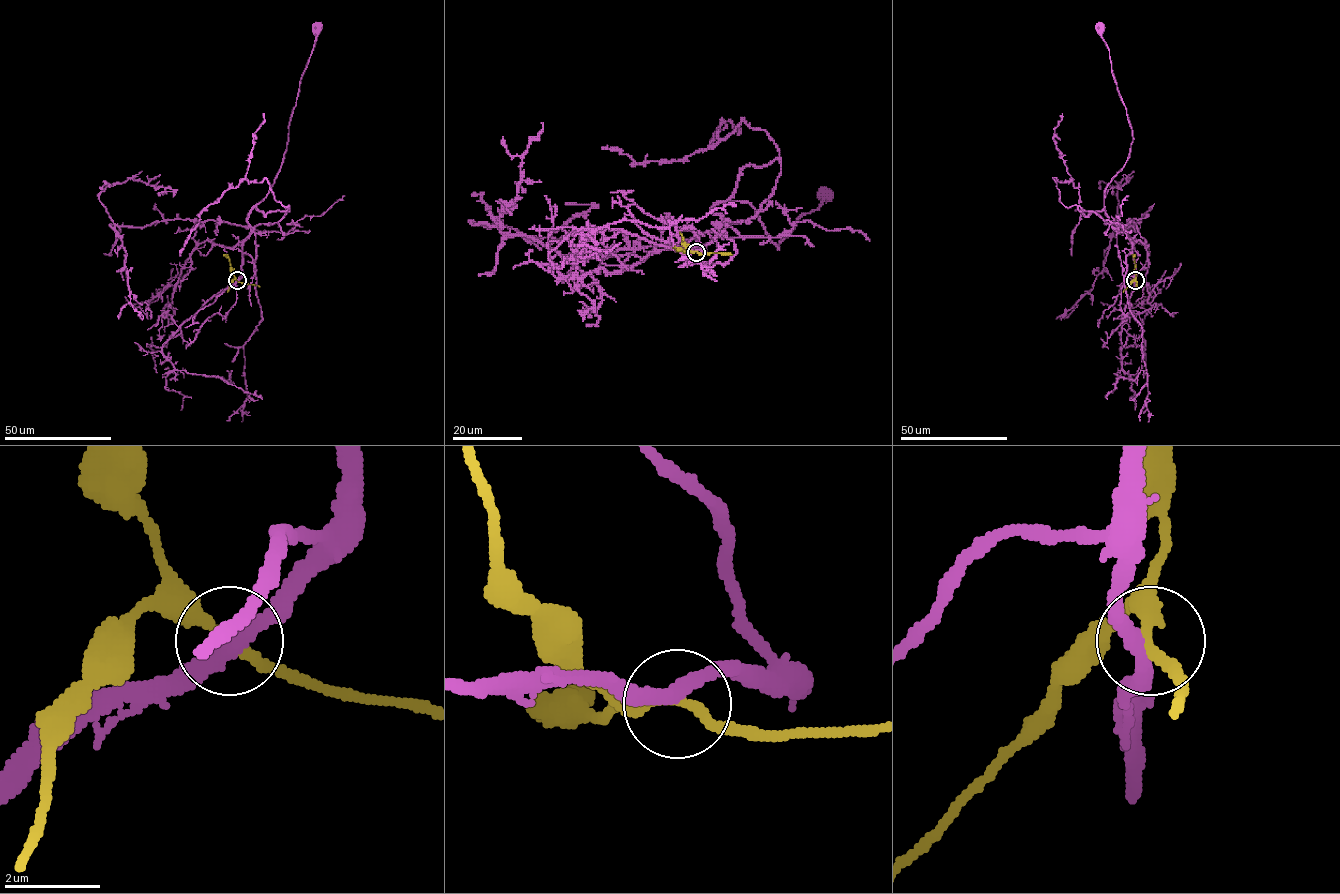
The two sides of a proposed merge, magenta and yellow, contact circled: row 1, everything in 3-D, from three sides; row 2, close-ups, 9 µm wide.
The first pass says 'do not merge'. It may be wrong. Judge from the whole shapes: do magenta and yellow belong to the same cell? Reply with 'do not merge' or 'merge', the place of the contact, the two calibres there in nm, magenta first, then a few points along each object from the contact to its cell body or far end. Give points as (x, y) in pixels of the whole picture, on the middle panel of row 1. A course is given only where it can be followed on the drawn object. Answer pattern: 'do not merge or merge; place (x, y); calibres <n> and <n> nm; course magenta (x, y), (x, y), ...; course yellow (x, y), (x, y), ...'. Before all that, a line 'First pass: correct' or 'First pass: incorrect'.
First pass: correct
do not merge; place (696, 252); calibres 360 and 220 nm; course magenta (696, 251), (718, 234), (722, 218), (711, 210), (717, 203), (749, 203), (778, 248), (824, 195); course yellow (696, 251), (673, 247)

